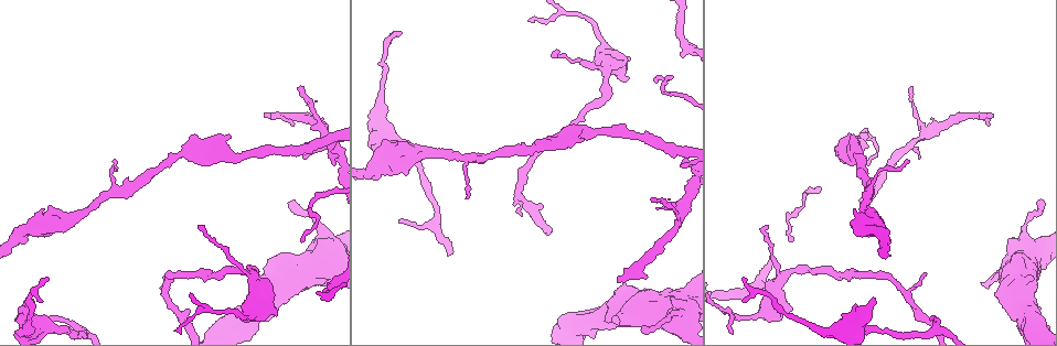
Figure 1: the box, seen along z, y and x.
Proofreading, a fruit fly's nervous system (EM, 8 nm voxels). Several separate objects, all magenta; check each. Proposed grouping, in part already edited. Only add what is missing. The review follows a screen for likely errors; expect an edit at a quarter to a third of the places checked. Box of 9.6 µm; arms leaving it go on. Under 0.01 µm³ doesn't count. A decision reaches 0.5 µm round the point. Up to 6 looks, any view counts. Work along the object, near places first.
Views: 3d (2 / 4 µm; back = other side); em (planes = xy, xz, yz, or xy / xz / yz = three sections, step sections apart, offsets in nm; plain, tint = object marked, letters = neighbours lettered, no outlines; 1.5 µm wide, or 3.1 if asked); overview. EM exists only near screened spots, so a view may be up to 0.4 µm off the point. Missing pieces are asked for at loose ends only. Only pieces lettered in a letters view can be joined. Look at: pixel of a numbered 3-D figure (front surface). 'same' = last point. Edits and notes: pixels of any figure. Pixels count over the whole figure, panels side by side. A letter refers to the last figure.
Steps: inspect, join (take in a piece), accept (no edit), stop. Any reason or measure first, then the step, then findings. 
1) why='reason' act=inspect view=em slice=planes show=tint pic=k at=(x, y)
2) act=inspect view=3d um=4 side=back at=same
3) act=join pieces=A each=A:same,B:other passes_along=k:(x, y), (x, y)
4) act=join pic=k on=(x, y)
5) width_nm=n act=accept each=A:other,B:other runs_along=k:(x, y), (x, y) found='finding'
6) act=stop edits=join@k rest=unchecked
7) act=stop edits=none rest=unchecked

why='thick end' act=inspect view=3d um=2 side=back pic=1 at=(790, 311)

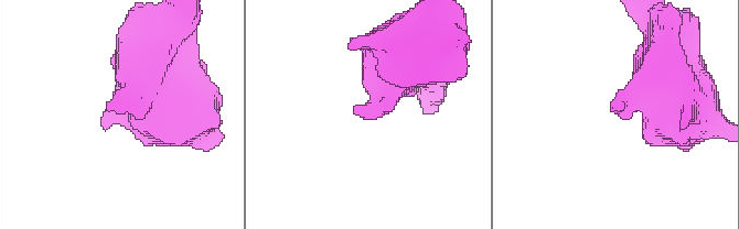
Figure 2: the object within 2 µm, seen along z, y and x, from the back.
why='need the tissue' act=inspect view=em slice=yz step=4 show=letters pic=2 at=(353, 109)

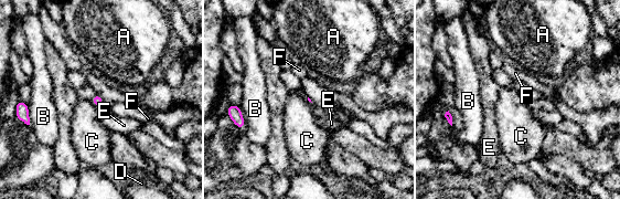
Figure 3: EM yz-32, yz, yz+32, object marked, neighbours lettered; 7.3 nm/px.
why='cut it another way' act=inspect view=em slice=planes show=letters at=same

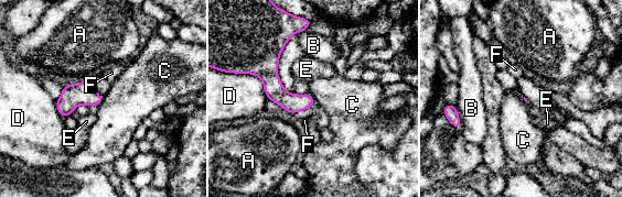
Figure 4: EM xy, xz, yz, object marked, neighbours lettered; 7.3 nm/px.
act=accept each=A:other,B:other,C:other,D:other,E:other,F:other runs_along=4:(279, 44), (271, 84), (298, 109) found='no lettered piece goes on from it'

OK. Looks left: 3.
why='an open end' act=inspect view=em slice=planes show=letters pic=1 at=(521, 215)

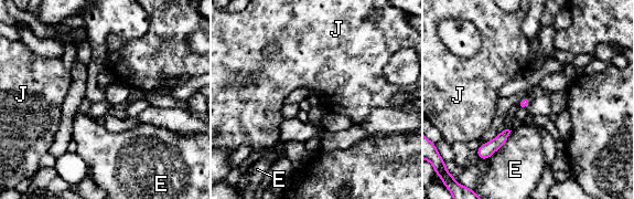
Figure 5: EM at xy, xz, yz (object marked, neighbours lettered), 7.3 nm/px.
width_nm=70 longest_contact=E:260nm act=accept each=E:other,J:other found='no lettered piece goes on from it'

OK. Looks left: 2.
why='tapers out' act=inspect view=em slice=planes show=letters pic=1 at=(399, 219)

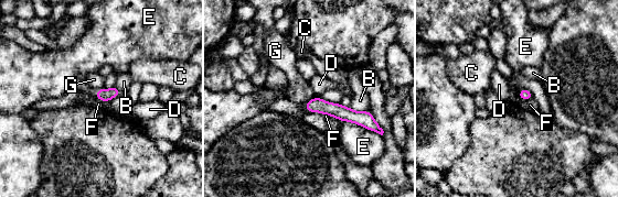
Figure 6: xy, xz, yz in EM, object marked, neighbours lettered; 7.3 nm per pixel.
width_nm=80 act=accept each=B:other,C:other,D:other,E:other,F:other,G:other runs_along=6:(308, 105), (334, 109), (371, 123) found='no lettered piece goes on from it'

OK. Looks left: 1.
act=stop edits=none rest=unchecked

